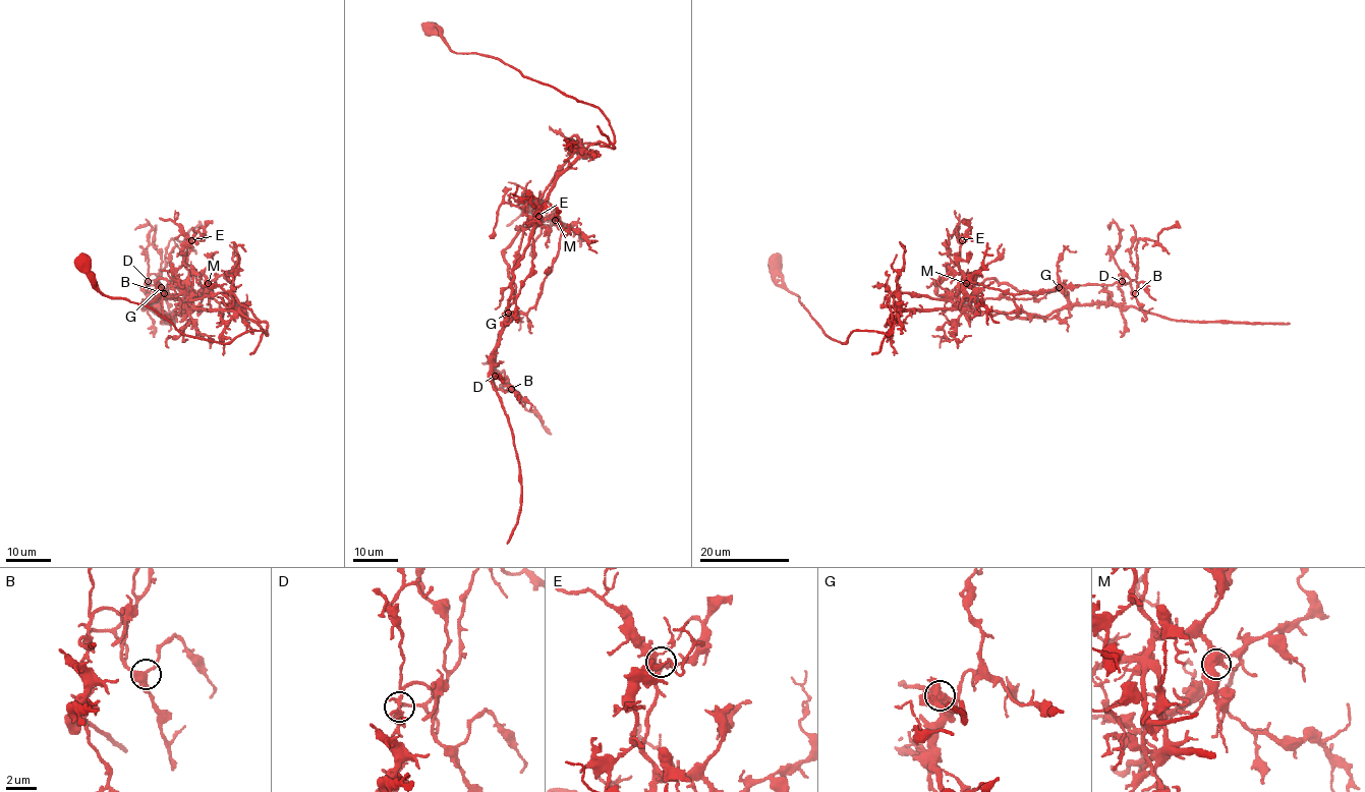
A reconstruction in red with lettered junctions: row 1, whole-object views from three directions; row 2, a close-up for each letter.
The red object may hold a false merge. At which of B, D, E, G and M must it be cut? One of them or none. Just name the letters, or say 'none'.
G

